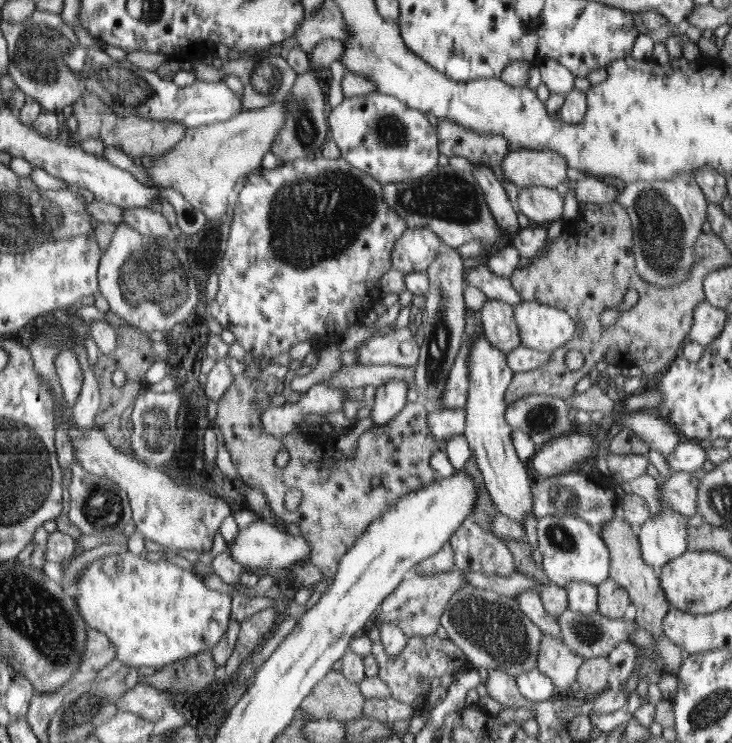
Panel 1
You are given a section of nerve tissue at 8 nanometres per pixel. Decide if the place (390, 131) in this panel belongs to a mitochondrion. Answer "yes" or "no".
yes

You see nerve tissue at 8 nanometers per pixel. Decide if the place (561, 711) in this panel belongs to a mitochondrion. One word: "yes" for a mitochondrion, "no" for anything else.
no

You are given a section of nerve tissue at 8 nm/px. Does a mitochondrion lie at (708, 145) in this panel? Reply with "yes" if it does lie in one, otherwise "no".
no

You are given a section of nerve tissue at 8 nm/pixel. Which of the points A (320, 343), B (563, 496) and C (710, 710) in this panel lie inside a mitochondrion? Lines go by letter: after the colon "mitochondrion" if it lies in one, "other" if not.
A: other
B: mitochondrion
C: mitochondrion

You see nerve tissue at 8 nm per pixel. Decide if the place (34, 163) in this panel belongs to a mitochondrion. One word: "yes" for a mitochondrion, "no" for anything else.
no

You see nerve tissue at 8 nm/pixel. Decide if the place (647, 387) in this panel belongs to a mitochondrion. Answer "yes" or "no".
no

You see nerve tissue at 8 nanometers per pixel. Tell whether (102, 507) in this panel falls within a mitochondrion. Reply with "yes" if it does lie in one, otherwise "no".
yes

